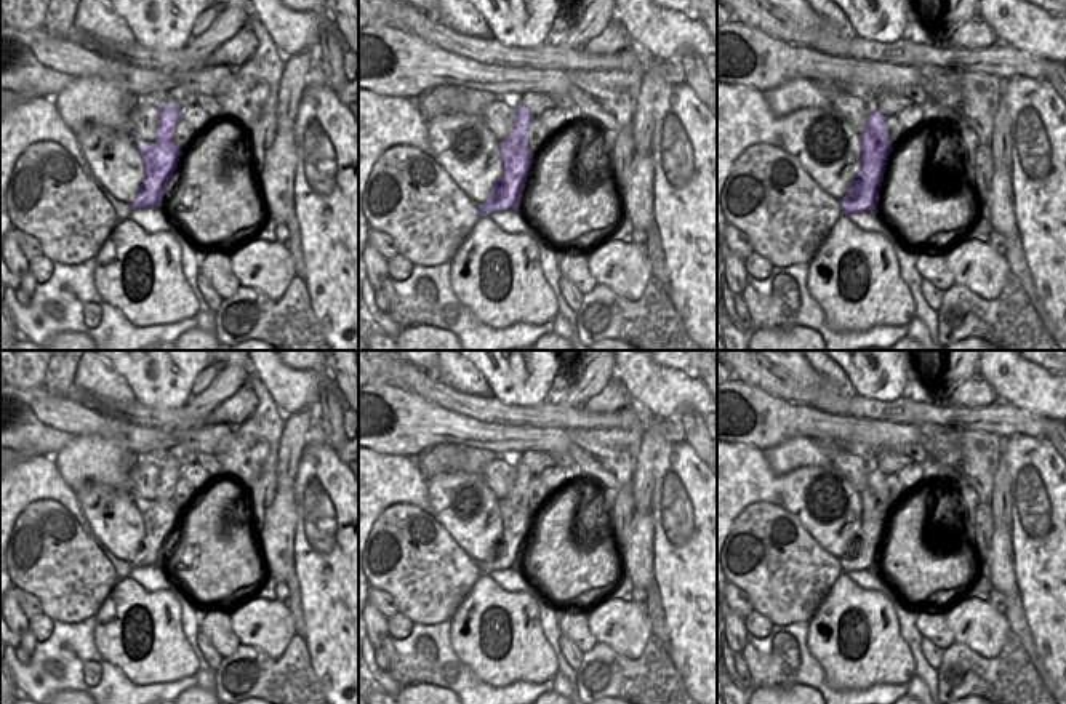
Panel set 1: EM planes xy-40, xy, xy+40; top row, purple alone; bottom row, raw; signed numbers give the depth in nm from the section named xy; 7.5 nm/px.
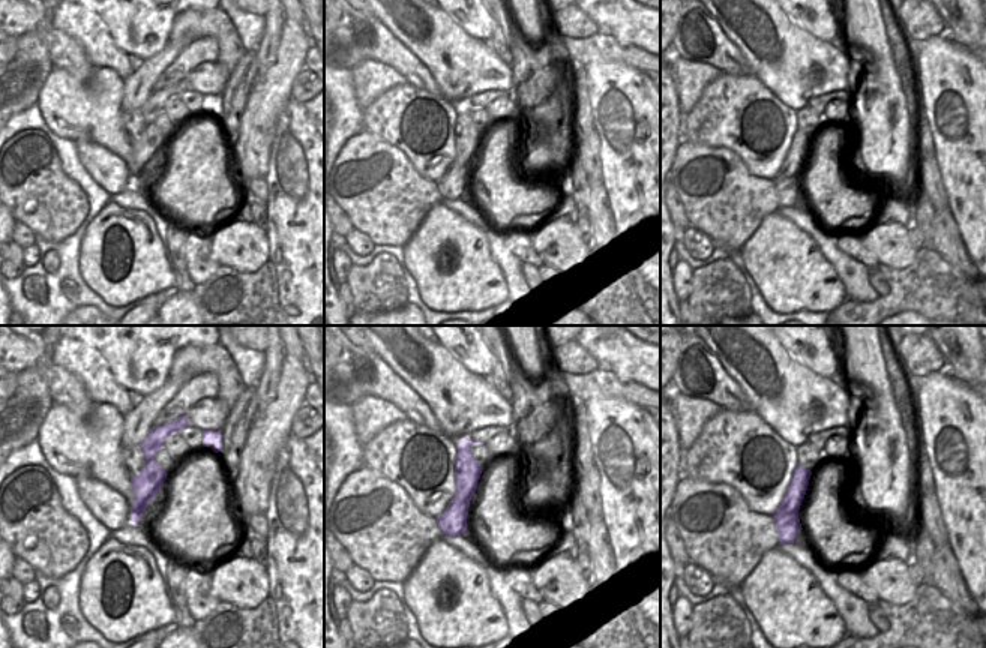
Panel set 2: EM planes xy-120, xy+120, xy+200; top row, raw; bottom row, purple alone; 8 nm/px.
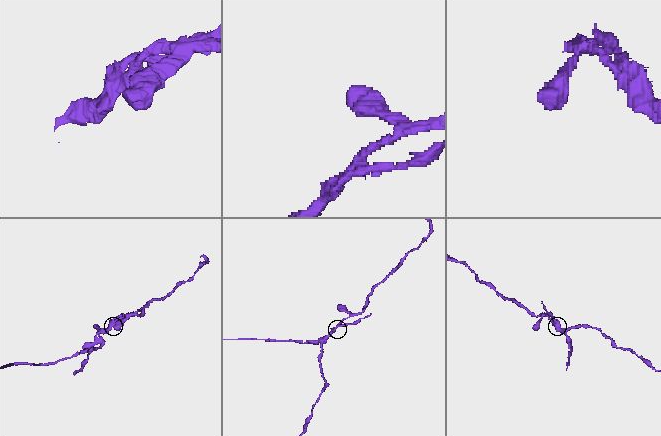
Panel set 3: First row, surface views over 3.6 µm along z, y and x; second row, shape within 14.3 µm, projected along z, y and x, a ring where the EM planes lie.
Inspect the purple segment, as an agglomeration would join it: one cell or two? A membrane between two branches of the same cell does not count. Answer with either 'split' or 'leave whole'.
split

